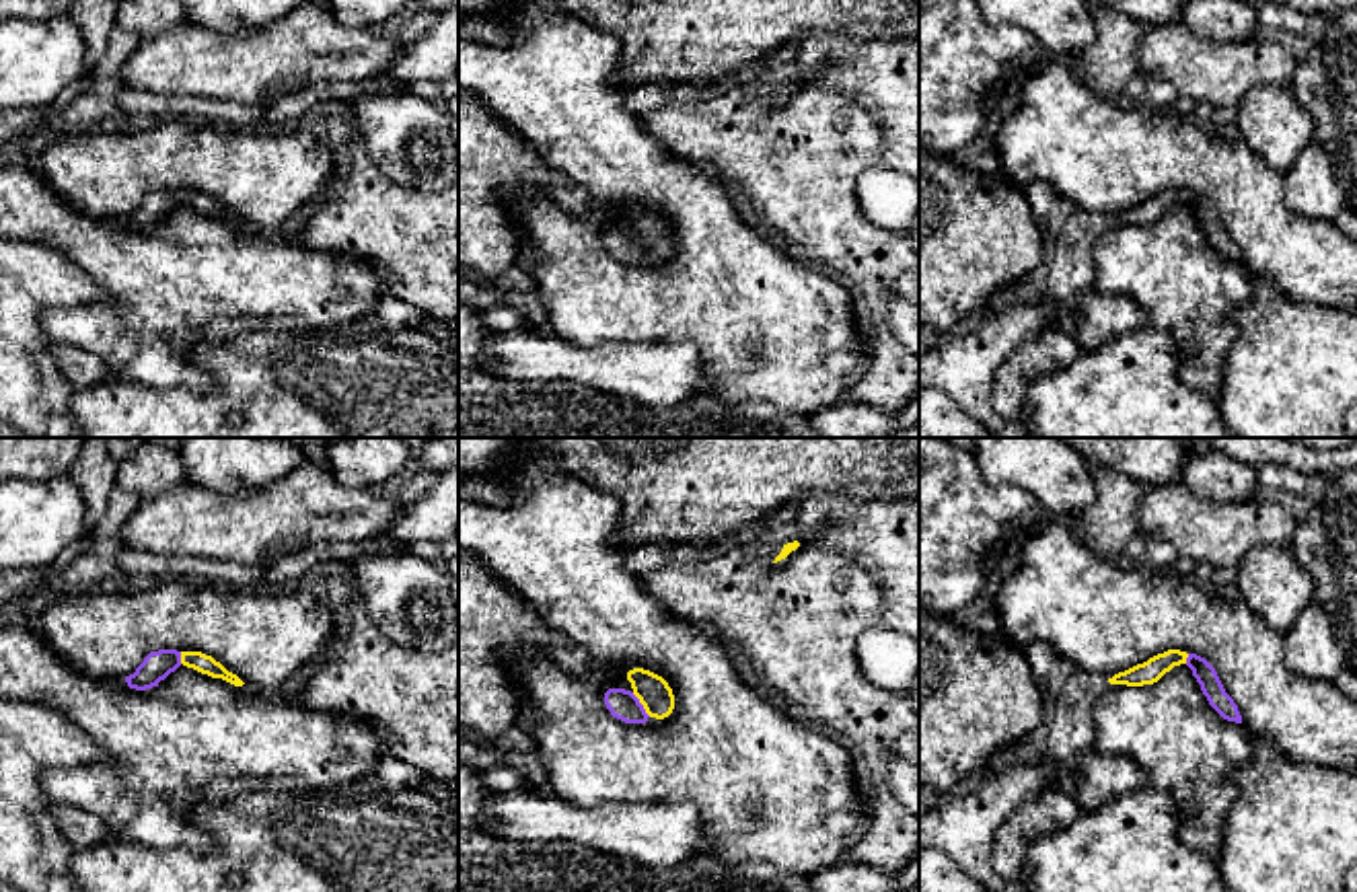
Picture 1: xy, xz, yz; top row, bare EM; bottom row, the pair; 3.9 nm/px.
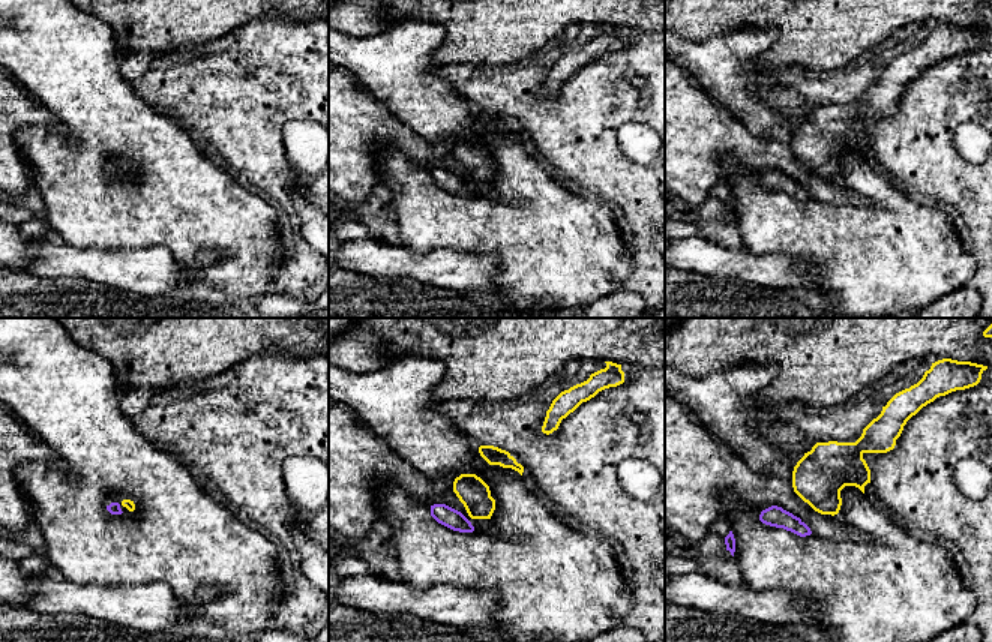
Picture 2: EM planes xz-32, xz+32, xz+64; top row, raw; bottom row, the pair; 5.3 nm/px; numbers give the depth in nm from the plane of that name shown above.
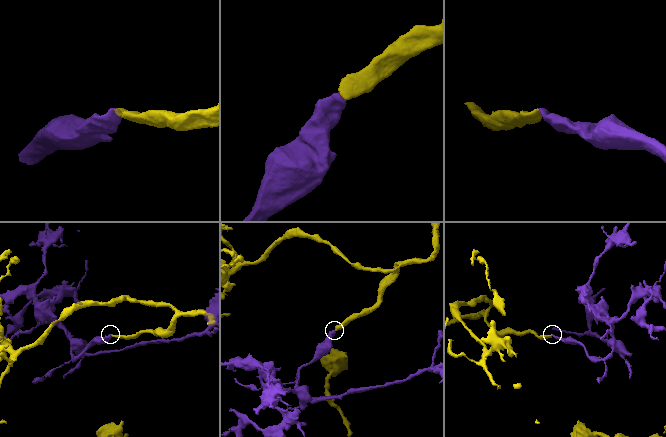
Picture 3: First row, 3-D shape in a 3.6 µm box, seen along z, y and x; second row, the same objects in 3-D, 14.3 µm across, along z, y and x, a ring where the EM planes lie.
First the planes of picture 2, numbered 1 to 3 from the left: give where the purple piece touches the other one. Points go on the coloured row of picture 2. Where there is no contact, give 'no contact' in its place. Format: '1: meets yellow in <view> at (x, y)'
1: no contact
2: no contact
3: no contact

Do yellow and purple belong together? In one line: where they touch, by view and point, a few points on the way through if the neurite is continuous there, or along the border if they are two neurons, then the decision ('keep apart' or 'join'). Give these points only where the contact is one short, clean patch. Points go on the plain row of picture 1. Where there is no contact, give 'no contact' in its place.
meets yellow in xz at (642, 243); runs through xz (652, 231), (642, 243), (621, 243); join

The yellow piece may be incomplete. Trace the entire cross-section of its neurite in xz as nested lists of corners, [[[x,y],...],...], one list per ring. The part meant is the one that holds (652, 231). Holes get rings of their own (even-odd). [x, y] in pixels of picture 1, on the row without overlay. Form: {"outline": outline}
{"outline": [[[644,208],[627,212],[631,228],[609,228],[604,245],[613,257],[625,263],[646,263],[650,257],[664,259],[674,249],[674,234],[668,222]]]}

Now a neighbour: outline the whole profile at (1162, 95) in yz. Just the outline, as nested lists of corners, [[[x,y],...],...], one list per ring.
[[[1137,72],[1123,92],[1123,103],[1143,109],[1172,111],[1180,92],[1168,82],[1149,76],[1147,72]]]

